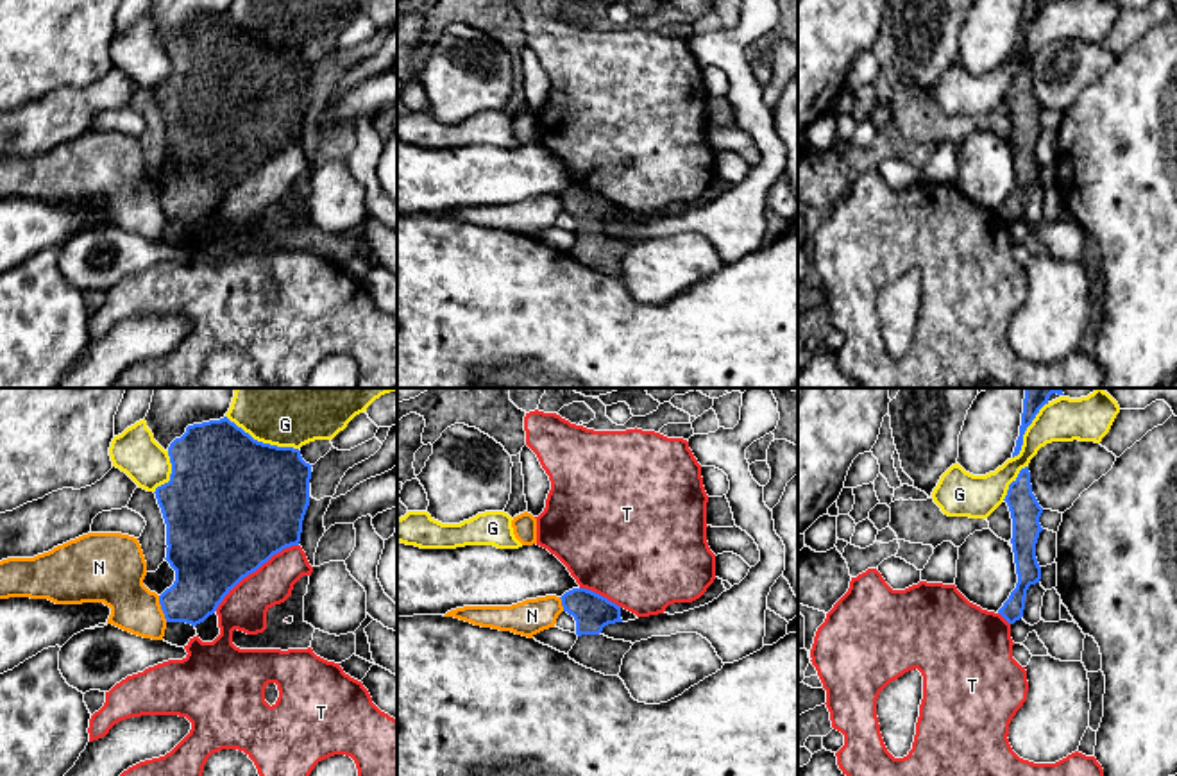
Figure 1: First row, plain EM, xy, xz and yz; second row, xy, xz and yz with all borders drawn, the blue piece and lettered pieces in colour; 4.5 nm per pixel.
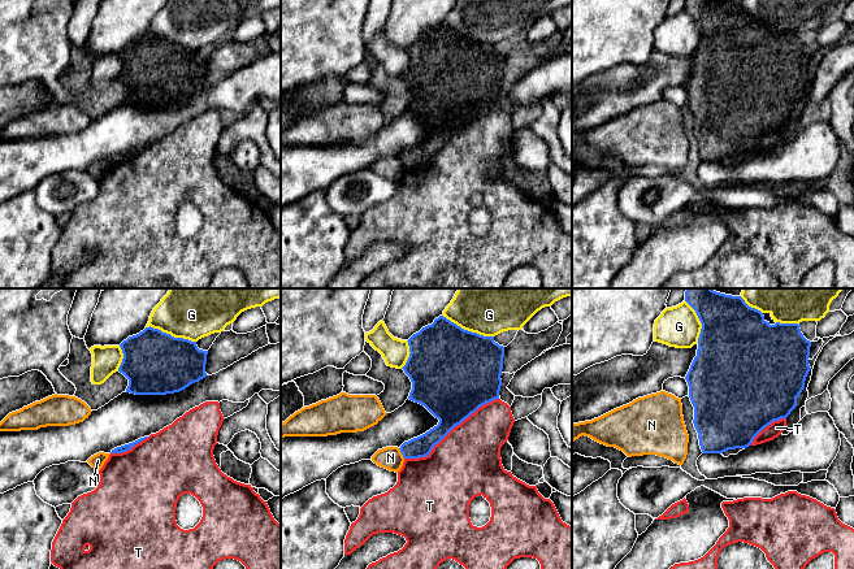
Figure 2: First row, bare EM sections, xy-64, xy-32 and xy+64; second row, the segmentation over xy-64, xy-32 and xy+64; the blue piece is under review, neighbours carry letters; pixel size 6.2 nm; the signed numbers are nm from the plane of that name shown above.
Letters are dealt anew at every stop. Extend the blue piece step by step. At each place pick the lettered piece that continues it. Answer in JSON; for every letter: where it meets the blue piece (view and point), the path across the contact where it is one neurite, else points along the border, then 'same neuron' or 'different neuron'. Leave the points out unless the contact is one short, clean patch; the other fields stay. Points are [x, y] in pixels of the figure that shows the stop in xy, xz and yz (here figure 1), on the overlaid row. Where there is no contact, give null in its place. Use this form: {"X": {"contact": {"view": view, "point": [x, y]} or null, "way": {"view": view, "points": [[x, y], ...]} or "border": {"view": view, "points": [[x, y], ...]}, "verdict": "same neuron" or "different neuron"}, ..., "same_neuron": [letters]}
{"G": {"contact": {"view": "xy", "point": [262, 442]}, "verdict": "different neuron"}, "N": {"contact": {"view": "xy", "point": [161, 608]}, "border": {"view": "xy", "points": [[158, 596], [167, 621]]}, "verdict": "different neuron"}, "T": {"contact": {"view": "xy", "point": [254, 571]}, "verdict": "different neuron"}, "same_neuron": []}

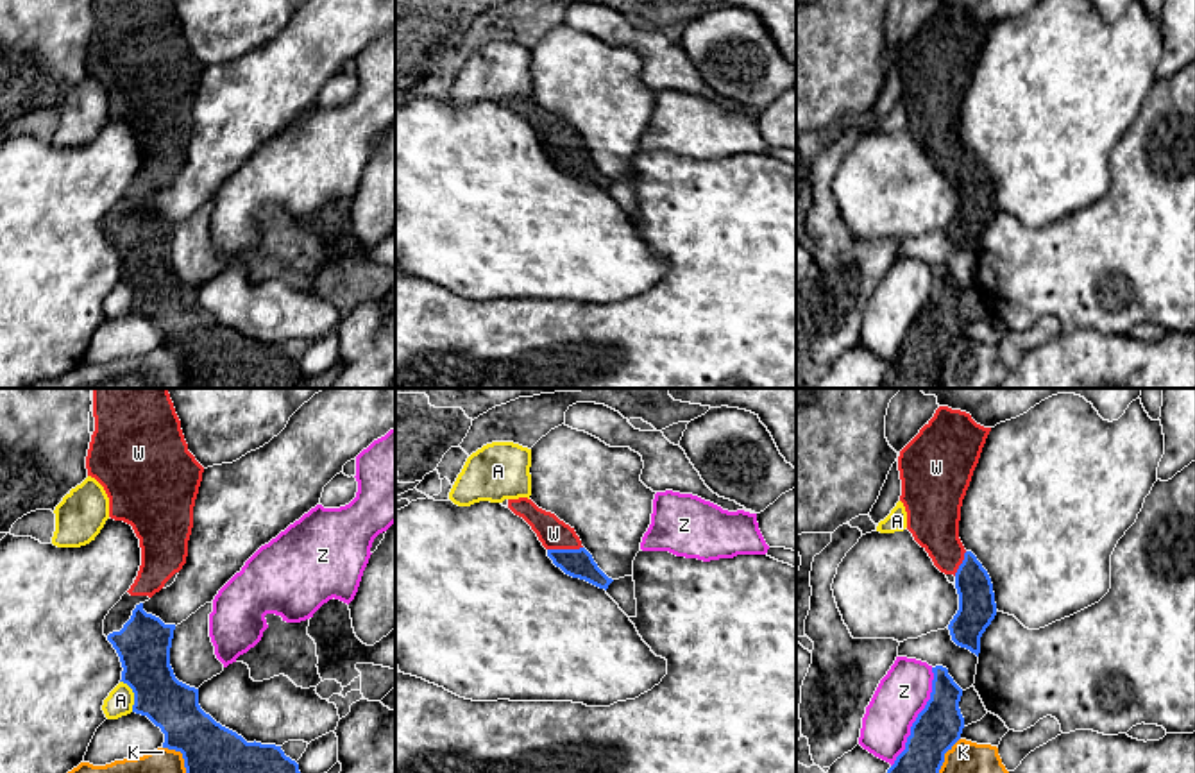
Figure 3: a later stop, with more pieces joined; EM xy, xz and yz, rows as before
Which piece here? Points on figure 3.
{"A": {"contact": {"view": "xy", "point": [135, 695]}, "border": {"view": "xy", "points": [[120, 680], [133, 693], [133, 711]]}, "verdict": "different neuron"}, "K": {"contact": {"view": "xy", "point": [181, 752]}, "verdict": "different neuron"}, "W": {"contact": {"view": "xz", "point": [564, 550]}, "way": {"view": "xz", "points": [[580, 564], [564, 550], [553, 534]]}, "verdict": "same neuron"}, "Z": {"contact": {"view": "yz", "point": [916, 718]}, "verdict": "different neuron"}, "same_neuron": ["W"]}

